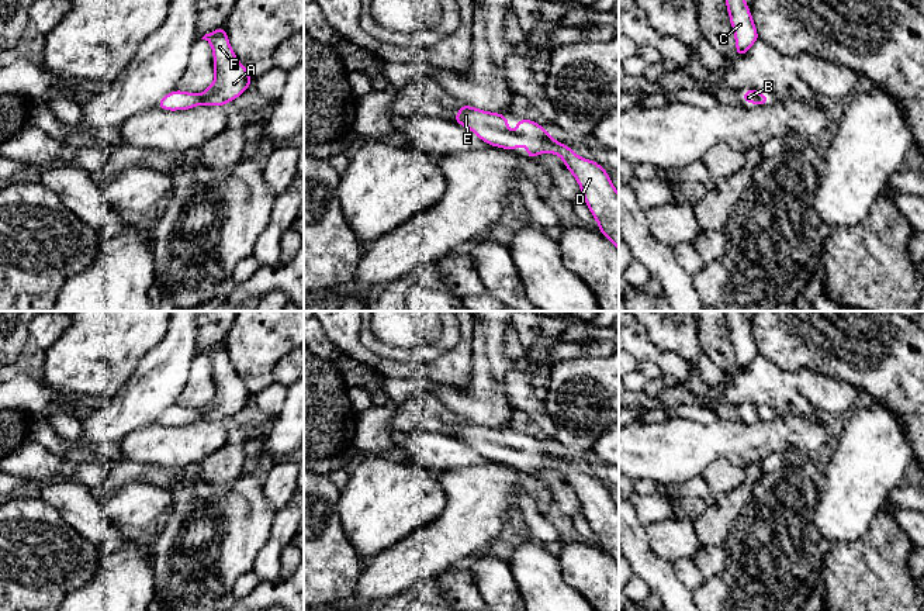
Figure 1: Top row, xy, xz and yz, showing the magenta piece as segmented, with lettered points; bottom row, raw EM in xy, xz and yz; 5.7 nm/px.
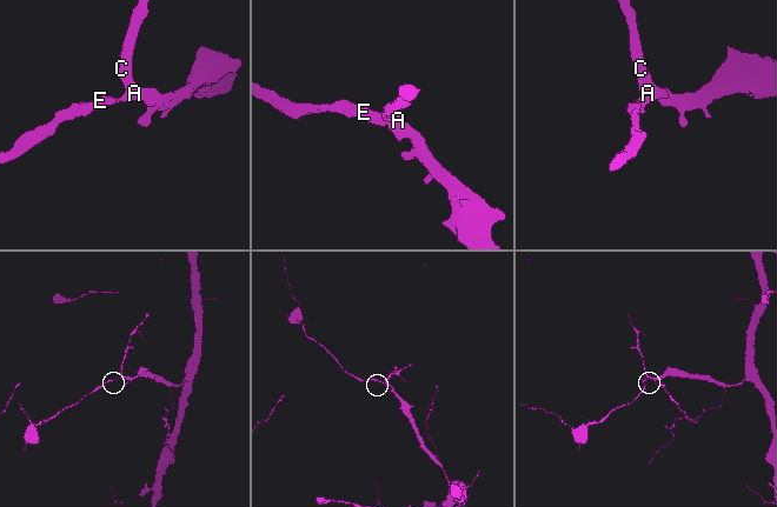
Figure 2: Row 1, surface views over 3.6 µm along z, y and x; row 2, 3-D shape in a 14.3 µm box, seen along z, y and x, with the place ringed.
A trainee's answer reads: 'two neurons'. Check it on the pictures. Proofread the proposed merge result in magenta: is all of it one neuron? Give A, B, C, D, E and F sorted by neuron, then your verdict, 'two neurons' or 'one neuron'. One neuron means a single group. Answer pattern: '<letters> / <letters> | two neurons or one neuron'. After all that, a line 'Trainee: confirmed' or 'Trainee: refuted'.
A B C D E F | one neuron
Trainee: refuted

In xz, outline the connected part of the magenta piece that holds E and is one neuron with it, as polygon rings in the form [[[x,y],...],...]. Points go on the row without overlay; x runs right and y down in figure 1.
[[[463,420],[453,436],[470,443],[491,462],[515,466],[519,460],[527,460],[526,470],[530,474],[543,467],[561,472],[565,483],[577,494],[592,532],[599,539],[598,546],[619,566],[619,508],[608,487],[595,476],[575,470],[572,463],[553,455],[544,442],[526,434],[519,435],[516,446],[511,449],[506,431]]]

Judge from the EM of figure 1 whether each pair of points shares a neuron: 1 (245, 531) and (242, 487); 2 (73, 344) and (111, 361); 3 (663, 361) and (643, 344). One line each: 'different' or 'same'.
1: same
2: same
3: same

